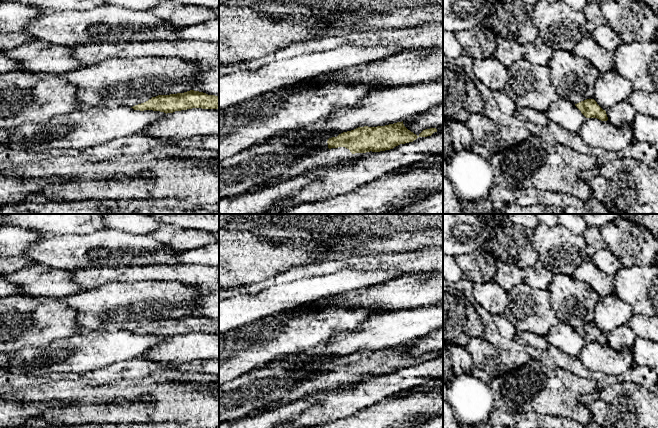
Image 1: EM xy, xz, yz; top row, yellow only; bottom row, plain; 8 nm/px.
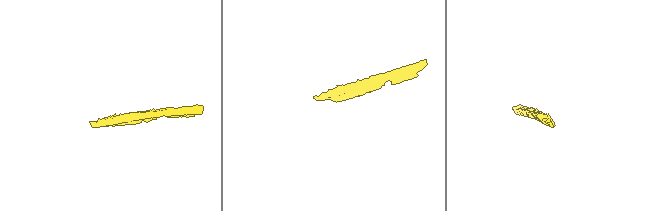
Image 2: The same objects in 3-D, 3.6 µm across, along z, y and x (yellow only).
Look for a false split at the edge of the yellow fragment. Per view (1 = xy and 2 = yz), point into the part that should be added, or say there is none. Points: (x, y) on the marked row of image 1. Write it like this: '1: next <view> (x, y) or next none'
1: next none
2: next none

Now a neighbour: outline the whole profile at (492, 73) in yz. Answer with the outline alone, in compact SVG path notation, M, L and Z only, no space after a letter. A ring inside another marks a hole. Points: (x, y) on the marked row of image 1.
M496 58L474 60L473 73L492 91L504 91L508 80L508 68Z

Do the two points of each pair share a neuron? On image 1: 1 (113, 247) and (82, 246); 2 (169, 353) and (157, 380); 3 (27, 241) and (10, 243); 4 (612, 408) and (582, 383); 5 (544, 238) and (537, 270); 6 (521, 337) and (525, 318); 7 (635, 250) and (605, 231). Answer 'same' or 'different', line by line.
1: same
2: different
3: same
4: different
5: different
6: different
7: same

